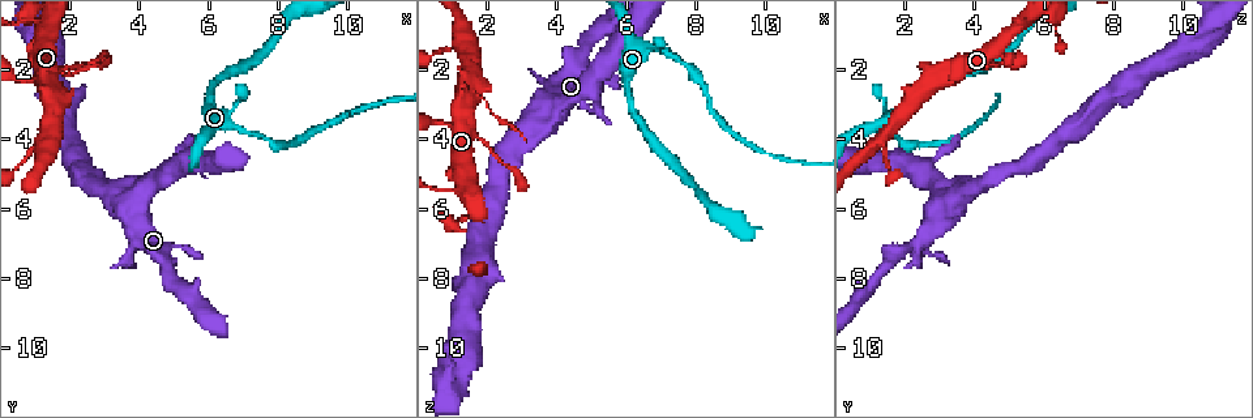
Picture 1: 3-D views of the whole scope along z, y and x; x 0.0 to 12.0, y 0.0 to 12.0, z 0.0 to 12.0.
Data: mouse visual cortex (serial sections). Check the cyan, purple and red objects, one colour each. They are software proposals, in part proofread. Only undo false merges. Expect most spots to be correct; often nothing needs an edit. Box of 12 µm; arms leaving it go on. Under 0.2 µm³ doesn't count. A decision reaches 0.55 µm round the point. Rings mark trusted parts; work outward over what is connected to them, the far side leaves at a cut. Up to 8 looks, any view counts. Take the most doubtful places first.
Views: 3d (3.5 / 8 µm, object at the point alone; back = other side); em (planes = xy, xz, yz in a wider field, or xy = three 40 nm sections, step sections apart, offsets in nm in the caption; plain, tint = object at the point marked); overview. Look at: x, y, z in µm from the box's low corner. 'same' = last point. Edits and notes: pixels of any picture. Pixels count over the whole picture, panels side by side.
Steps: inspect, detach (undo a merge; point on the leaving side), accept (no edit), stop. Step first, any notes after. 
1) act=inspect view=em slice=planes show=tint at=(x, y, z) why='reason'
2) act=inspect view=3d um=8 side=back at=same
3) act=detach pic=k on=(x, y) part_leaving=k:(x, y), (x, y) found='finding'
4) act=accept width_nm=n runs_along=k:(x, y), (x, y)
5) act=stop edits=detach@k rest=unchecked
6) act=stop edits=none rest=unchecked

act=inspect view=3d um=3.5 at=(4.0, 5.8, 3.0)

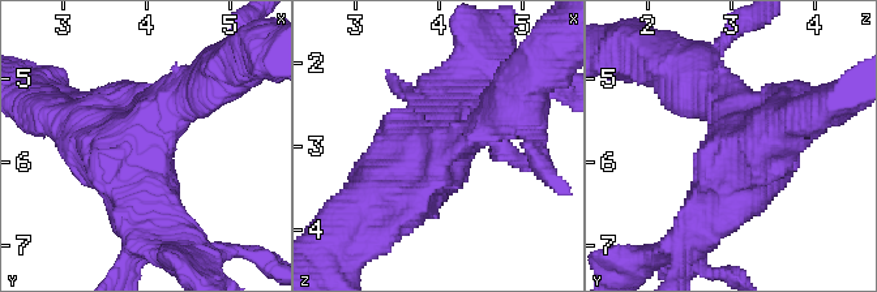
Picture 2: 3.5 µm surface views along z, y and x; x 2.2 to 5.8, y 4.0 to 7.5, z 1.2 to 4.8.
act=inspect view=em slice=xy step=3 show=tint at=same

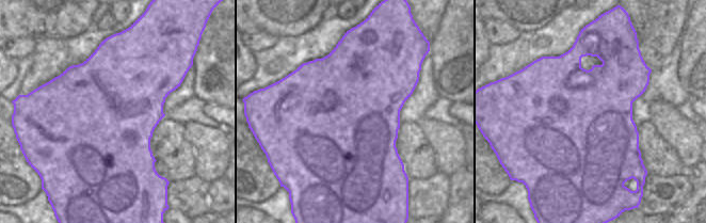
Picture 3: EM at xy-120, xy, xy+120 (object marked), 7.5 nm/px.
act=accept width_nm=1000 runs_along=2:(175, 236), (98, 136), (75, 124) found='all the same cell'

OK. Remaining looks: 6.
act=inspect view=3d um=3.5 at=(1.5, 4.0, 1.3) why='two arms in line, one across'

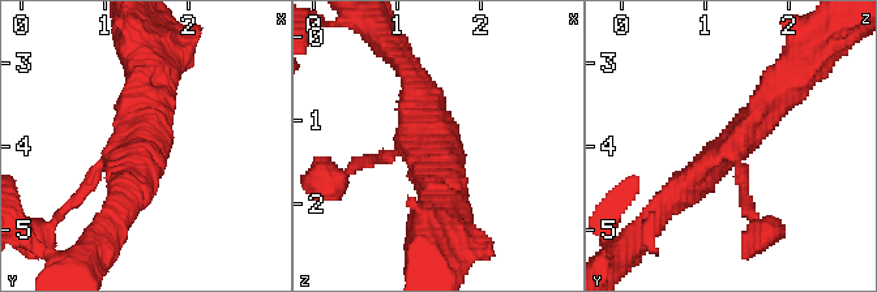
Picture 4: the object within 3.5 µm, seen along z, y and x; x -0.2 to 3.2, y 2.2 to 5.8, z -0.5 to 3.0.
act=accept arm_widths_nm=150,400,450 runs_along=4:(794, 74), (744, 134), (674, 198) found='all the same cell'

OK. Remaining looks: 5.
act=inspect view=3d um=3.5 at=(7.1, 3.8, 1.5) why='calibre changes'

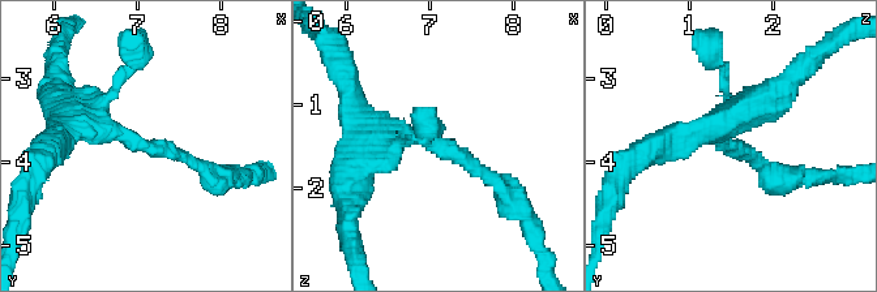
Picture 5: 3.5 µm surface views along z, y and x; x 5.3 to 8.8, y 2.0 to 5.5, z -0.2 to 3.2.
act=accept arm_widths_nm=150,400 runs_along=5:(68, 111), (212, 175) found='continuous, no second cell'

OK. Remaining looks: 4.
act=stop edits=none rest=unchecked

